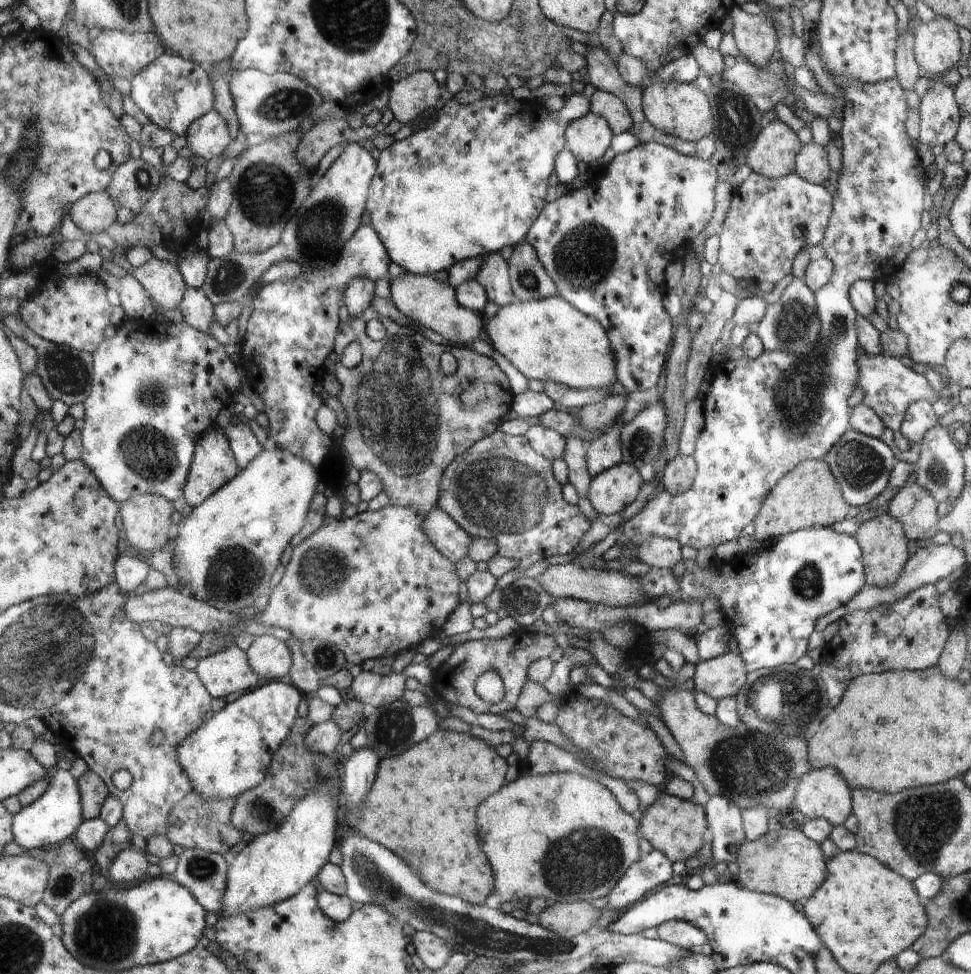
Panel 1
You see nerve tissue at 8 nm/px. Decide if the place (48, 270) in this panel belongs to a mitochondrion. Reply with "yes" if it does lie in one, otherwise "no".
no

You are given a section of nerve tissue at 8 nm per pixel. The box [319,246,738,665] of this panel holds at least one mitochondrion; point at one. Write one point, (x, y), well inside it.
(397, 417)

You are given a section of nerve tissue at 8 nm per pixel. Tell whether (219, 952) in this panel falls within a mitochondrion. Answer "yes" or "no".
no

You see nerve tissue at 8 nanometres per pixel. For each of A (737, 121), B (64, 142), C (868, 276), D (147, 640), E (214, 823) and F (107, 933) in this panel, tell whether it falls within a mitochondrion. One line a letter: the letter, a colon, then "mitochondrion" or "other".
A: mitochondrion
B: mitochondrion
C: other
D: other
E: mitochondrion
F: mitochondrion

